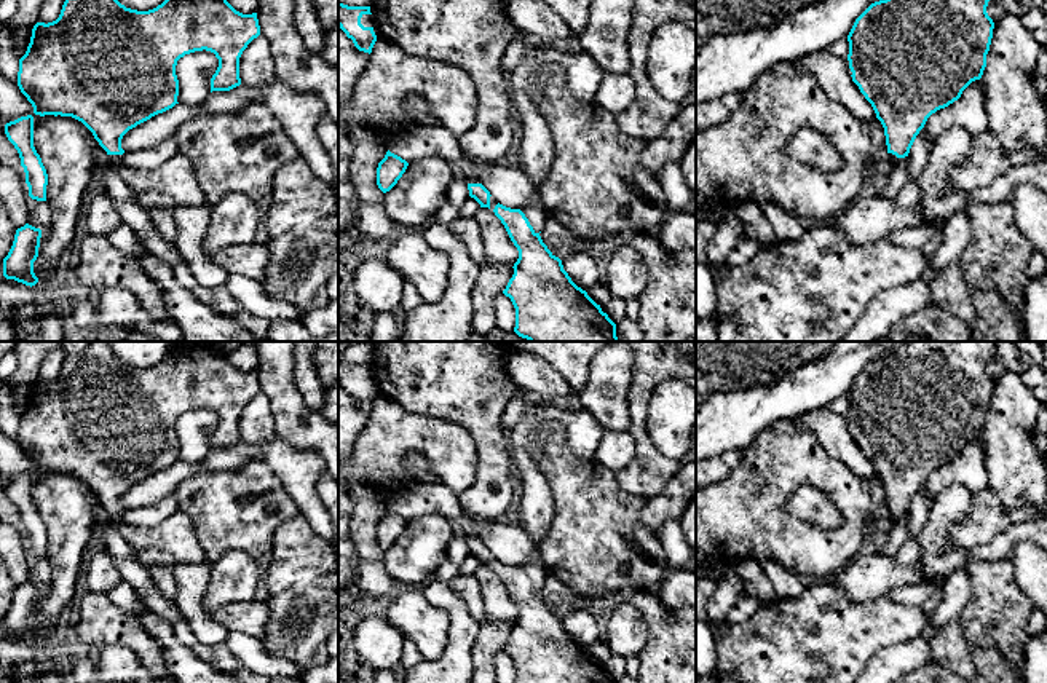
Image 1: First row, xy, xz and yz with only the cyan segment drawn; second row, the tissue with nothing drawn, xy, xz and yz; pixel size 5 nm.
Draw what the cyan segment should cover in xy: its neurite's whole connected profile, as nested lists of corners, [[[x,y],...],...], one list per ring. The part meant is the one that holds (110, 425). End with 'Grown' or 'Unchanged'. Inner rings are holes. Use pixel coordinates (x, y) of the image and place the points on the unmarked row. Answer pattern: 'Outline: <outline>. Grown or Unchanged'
Outline: [[[91,342],[85,351],[65,354],[56,378],[34,383],[27,409],[19,417],[18,444],[35,472],[81,479],[136,552],[155,547],[180,563],[206,563],[187,514],[177,511],[148,528],[128,525],[121,520],[121,496],[129,487],[179,461],[176,423],[180,415],[203,407],[214,410],[219,424],[211,436],[211,450],[230,448],[241,442],[239,415],[259,393],[257,370],[236,369],[227,354],[212,349],[207,342],[182,342],[148,369],[126,365],[107,342]]]. Grown

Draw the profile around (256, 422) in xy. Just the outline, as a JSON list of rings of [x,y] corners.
[[[260,391],[254,396],[239,415],[241,442],[252,447],[271,440],[275,432],[275,417],[268,397]]]

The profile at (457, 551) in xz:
[[[455,536],[447,547],[447,560],[460,567],[468,555],[469,555],[469,547],[466,538]]]

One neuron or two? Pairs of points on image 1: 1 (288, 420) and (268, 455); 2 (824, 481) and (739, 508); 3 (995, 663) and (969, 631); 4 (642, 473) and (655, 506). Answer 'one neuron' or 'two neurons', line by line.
1: two neurons
2: one neuron
3: two neurons
4: two neurons

